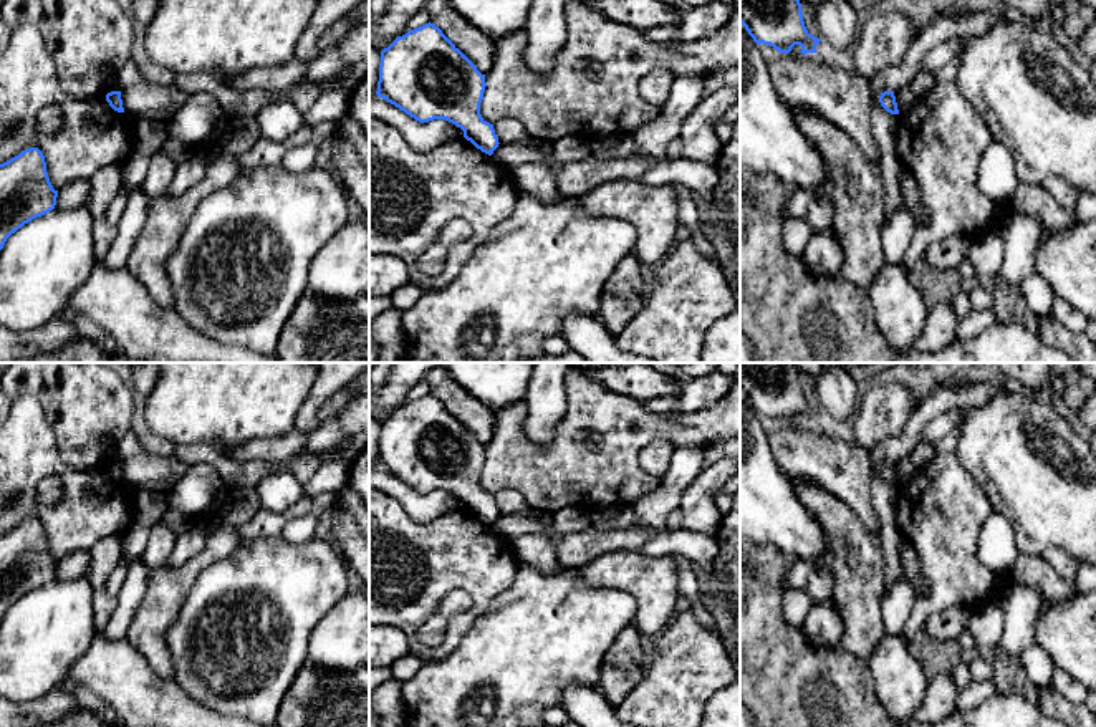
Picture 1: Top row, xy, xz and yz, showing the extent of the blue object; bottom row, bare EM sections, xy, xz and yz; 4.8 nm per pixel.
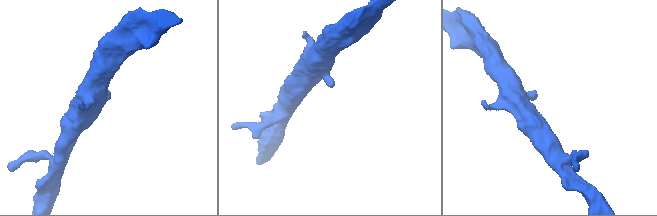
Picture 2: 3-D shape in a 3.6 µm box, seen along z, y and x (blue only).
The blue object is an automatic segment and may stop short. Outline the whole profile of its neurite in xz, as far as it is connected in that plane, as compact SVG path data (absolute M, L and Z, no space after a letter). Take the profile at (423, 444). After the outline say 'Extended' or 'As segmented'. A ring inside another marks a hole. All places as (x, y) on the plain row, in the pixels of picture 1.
M430 392L397 407L381 422L376 462L379 469L419 493L445 490L455 495L464 502L467 512L492 527L500 513L493 495L480 485L485 457L485 445Z. As segmented

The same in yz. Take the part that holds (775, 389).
M740 363L740 394L757 416L770 416L780 424L790 424L795 416L801 417L803 426L816 424L821 412L808 404L795 363Z. As segmented

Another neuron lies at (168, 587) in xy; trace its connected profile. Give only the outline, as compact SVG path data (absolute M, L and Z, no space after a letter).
M219 522L207 530L205 546L185 563L151 566L144 599L126 638L146 657L157 677L174 681L174 662L166 634L180 614L184 599L192 591L199 575L232 555L243 542L237 527Z

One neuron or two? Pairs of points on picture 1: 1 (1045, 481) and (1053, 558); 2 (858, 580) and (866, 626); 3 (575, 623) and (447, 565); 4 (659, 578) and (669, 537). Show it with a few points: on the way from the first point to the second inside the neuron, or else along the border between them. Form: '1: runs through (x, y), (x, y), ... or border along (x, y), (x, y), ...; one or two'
1: border along (1042, 553), (1048, 548), (1063, 548), (1078, 563); two
2: runs through (858, 592), (861, 615); one
3: border along (520, 563), (515, 578), (475, 618); two
4: border along (639, 550), (672, 555); two

